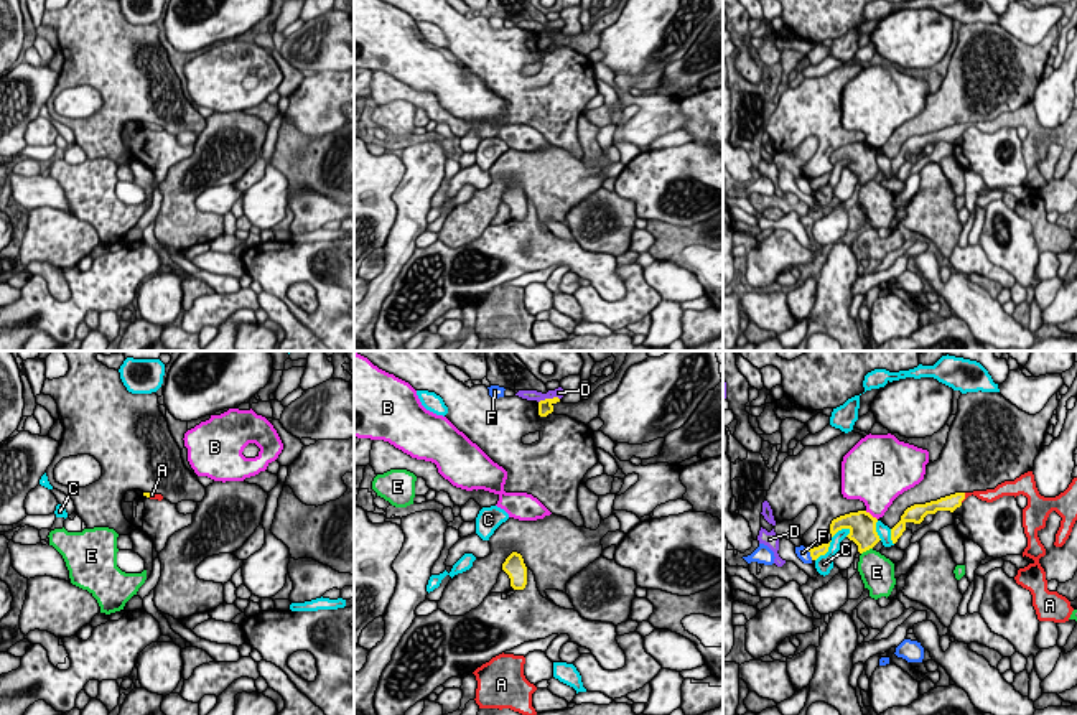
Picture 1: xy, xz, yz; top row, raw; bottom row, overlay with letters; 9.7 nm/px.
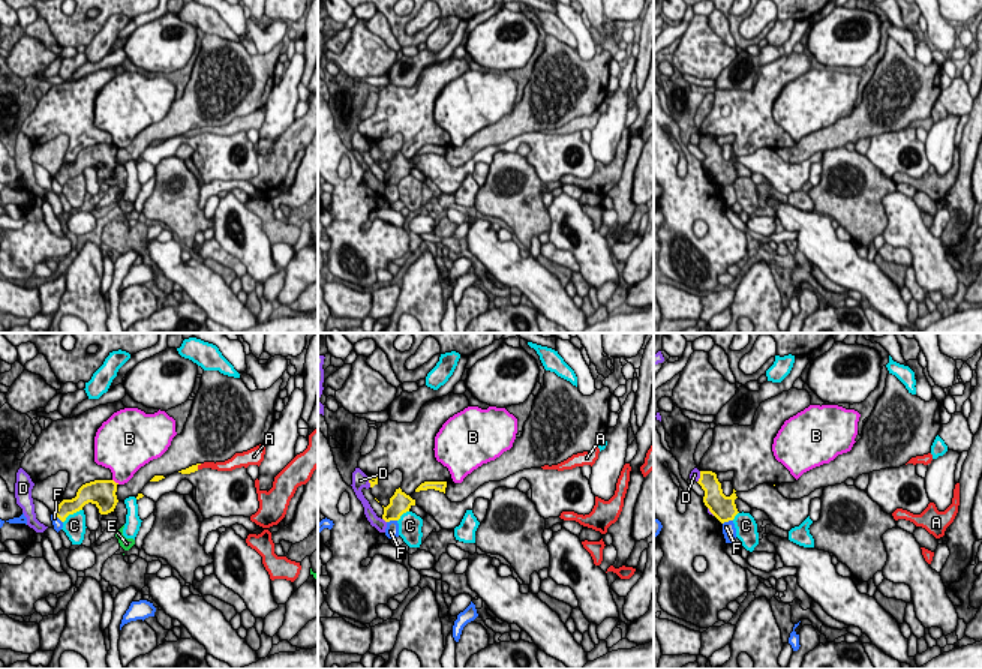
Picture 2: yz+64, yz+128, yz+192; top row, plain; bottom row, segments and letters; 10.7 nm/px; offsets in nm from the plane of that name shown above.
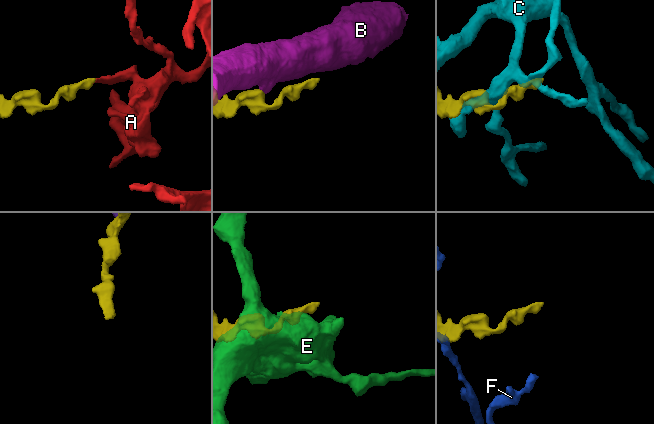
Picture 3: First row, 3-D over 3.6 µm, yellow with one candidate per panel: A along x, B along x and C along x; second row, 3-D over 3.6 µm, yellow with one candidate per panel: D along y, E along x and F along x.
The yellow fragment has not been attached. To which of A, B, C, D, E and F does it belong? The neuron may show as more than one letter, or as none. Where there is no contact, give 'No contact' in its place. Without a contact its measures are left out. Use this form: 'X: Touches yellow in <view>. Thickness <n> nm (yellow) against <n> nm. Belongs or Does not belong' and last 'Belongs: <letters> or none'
A: Touches yellow in yz. Thickness 160 nm (yellow) against 120 nm. Belongs
B: Touches yellow in yz. Thickness 280 nm (yellow) against 360 nm. Does not belong
C: Touches yellow in yz. Thickness 280 nm (yellow) against 100 nm. Does not belong
D: Touches yellow in xz. Thickness 140 nm (yellow) against 100 nm. Does not belong
E: Touches yellow in yz. Thickness 280 nm (yellow) against 320 nm. Does not belong
F: Touches yellow in yz. Thickness 120 nm (yellow) against 120 nm. Does not belong
Belongs: A

